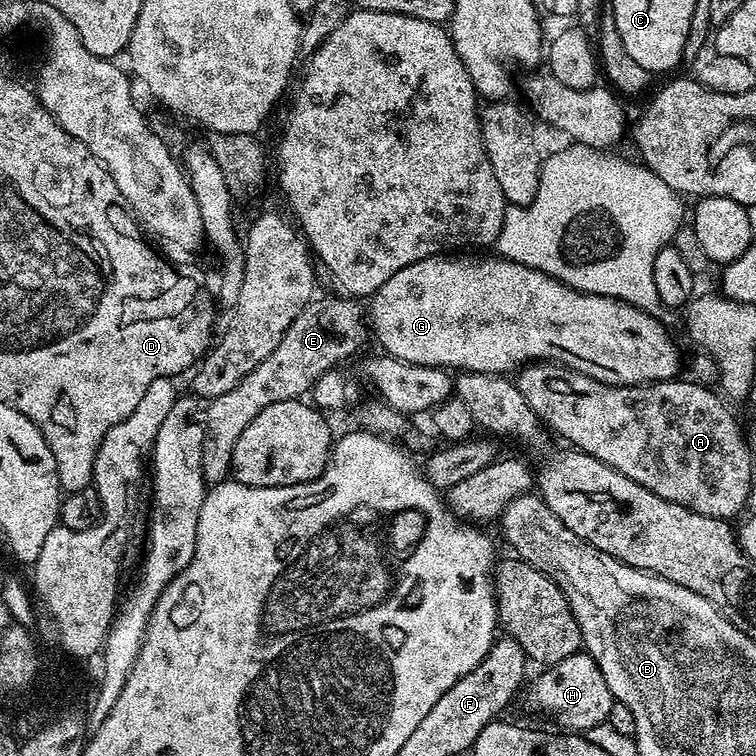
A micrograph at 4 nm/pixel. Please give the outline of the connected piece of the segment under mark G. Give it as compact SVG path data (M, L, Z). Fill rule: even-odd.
M441 254L414 262L410 266L406 266L406 270L398 270L398 274L394 274L394 278L390 278L390 282L386 282L372 295L366 308L371 335L374 340L376 336L377 342L384 347L381 349L387 355L411 364L421 364L445 370L459 370L460 372L481 372L495 376L515 373L521 366L533 362L562 364L564 367L572 368L590 378L601 380L604 384L652 384L655 380L674 380L681 375L680 352L676 349L671 334L664 329L663 322L656 320L660 318L657 318L653 313L644 312L641 308L635 308L632 304L615 300L609 296L580 292L577 288L571 288L561 280L547 276L544 272L534 270L530 266L522 266L513 260L505 260L499 255L484 255L488 254Z

